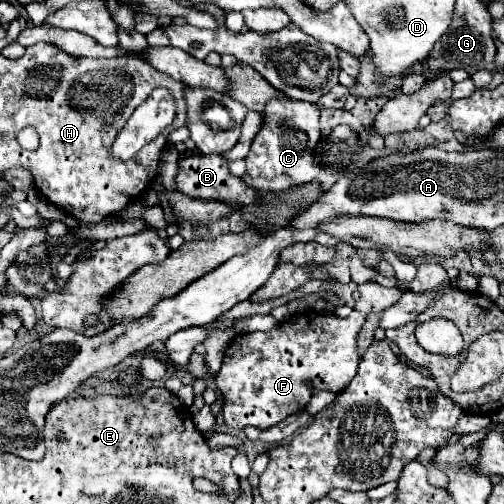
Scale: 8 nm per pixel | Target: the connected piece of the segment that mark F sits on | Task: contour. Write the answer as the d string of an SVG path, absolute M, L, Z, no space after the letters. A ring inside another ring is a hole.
M312 310L306 314L300 314L298 318L290 318L288 322L278 324L270 332L248 332L238 334L230 342L230 346L224 352L224 366L220 368L220 374L216 376L216 388L224 394L224 408L222 416L226 426L234 430L242 430L246 426L256 428L270 428L280 424L286 416L296 414L298 410L304 410L310 402L310 386L322 388L334 394L340 394L350 380L356 376L360 354L358 354L358 334L366 322L366 314L352 310L348 318L338 318L334 314L322 316Z

